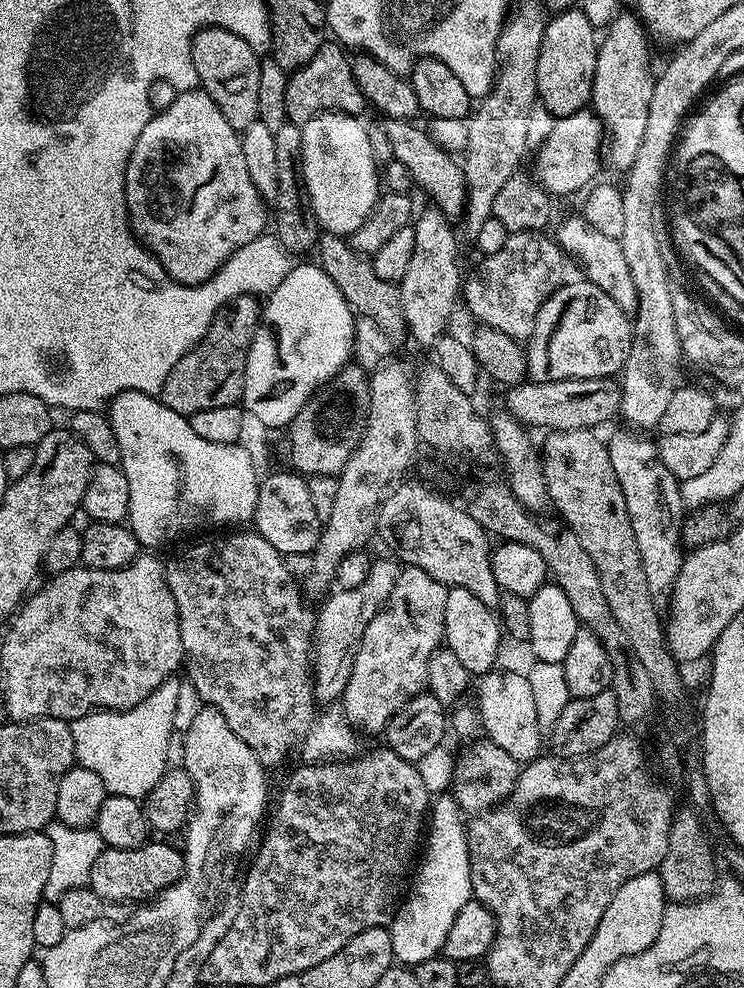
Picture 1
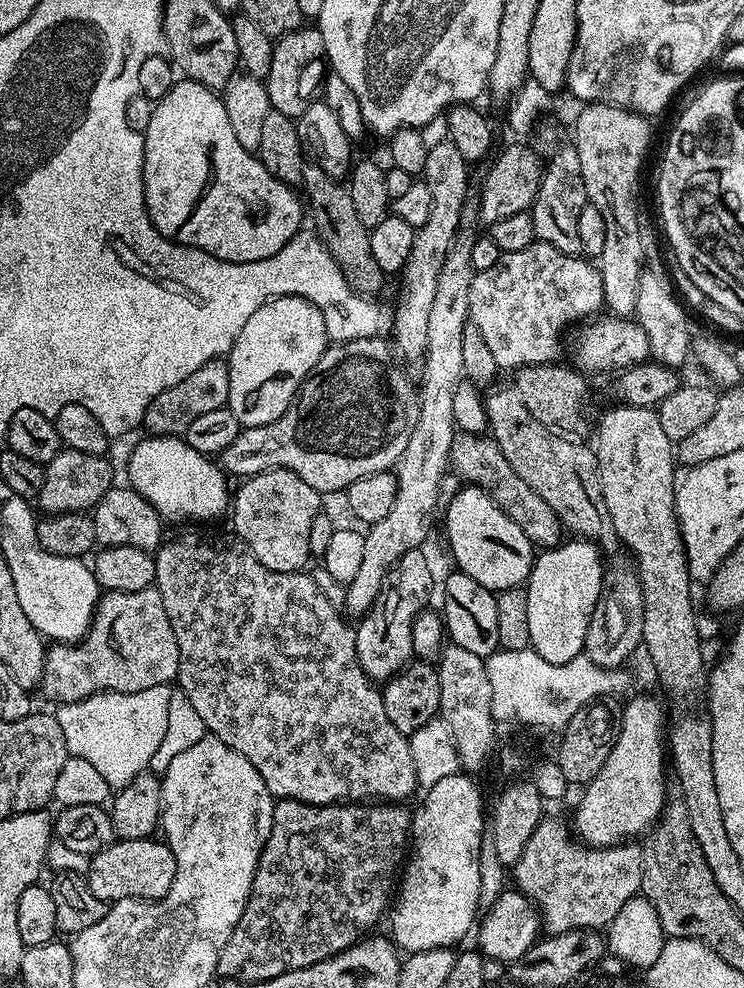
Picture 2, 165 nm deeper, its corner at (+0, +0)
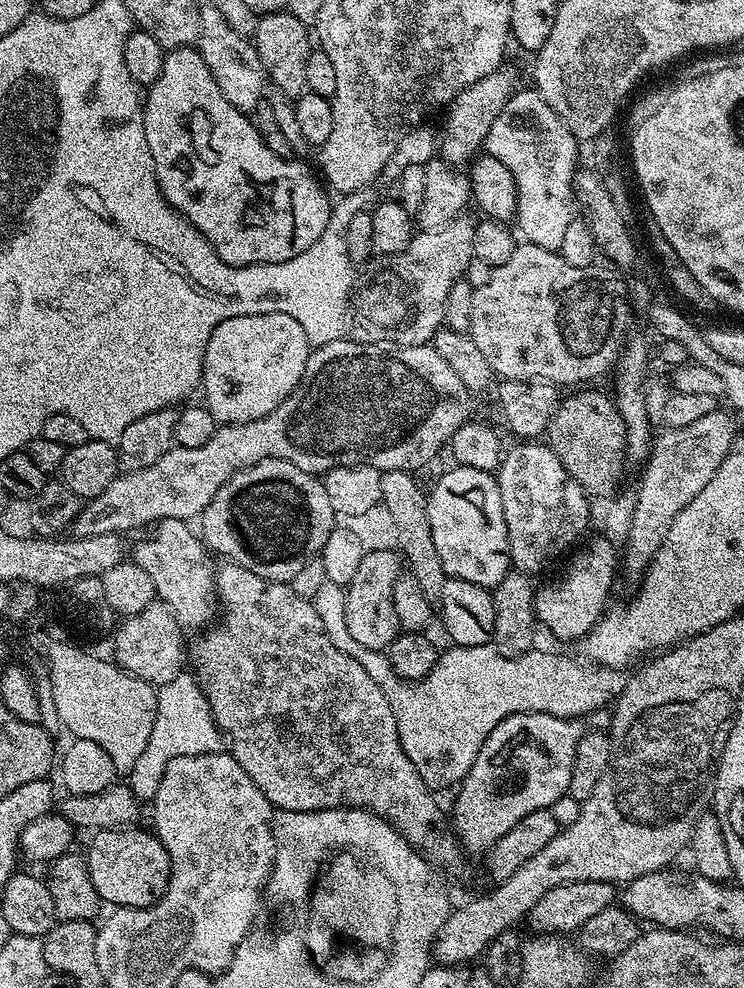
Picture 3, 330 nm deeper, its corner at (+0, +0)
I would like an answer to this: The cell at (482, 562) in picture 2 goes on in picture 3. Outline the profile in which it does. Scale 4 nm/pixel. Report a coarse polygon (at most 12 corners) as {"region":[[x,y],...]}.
{"region":[[493,473],[427,493],[445,574],[494,589],[512,568]]}

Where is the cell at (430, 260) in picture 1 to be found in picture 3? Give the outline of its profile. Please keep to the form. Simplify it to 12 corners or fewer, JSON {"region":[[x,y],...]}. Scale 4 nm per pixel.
{"region":[[508,66],[447,105],[439,159],[460,166],[483,149],[517,87]]}

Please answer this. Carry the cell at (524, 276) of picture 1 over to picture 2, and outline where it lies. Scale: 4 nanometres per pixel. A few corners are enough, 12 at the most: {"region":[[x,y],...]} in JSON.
{"region":[[543,242],[470,282],[500,370],[559,361],[599,267]]}

